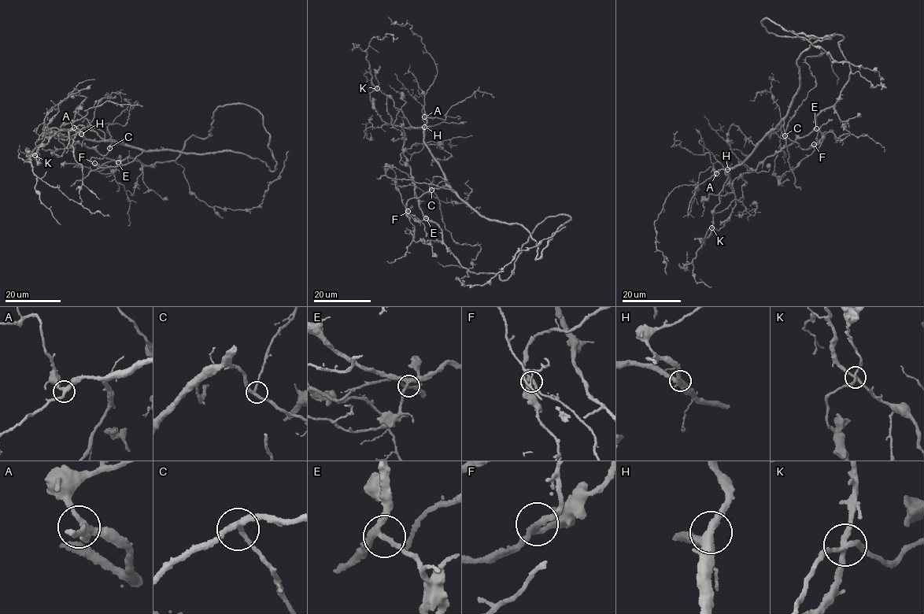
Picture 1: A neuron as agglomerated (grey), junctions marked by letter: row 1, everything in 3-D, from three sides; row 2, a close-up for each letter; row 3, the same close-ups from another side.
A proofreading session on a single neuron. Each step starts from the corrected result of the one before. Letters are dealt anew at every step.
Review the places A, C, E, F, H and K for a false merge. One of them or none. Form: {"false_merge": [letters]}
{"false_merge": []}

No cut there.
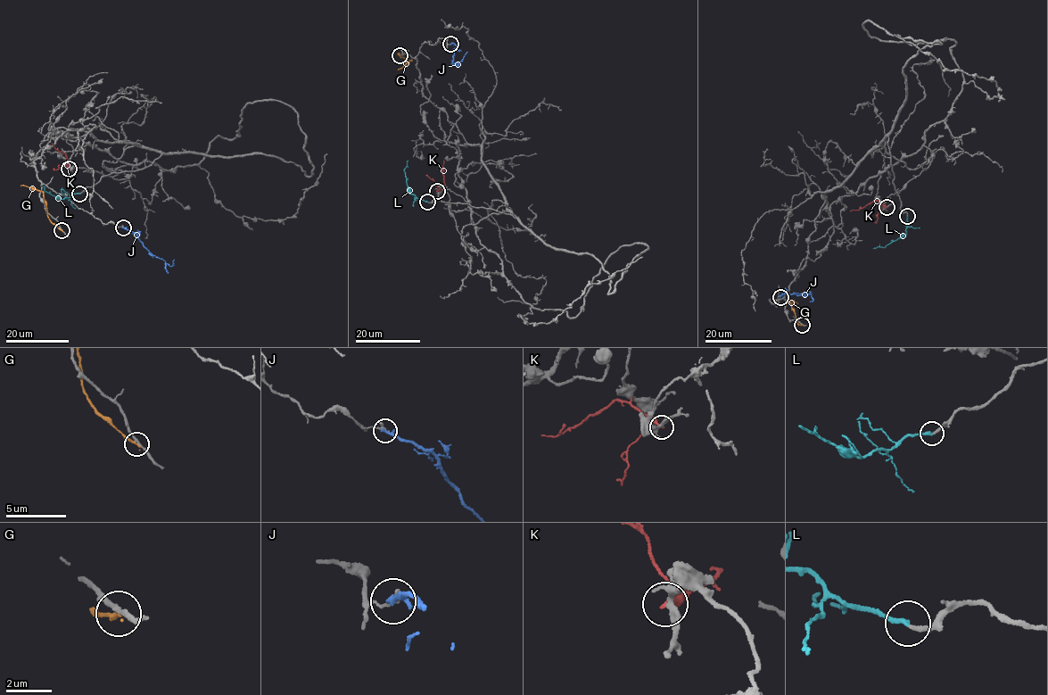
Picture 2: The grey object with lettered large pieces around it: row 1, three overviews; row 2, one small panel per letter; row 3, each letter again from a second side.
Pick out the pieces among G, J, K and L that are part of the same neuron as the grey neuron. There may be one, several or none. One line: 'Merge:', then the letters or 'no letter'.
Merge: L

